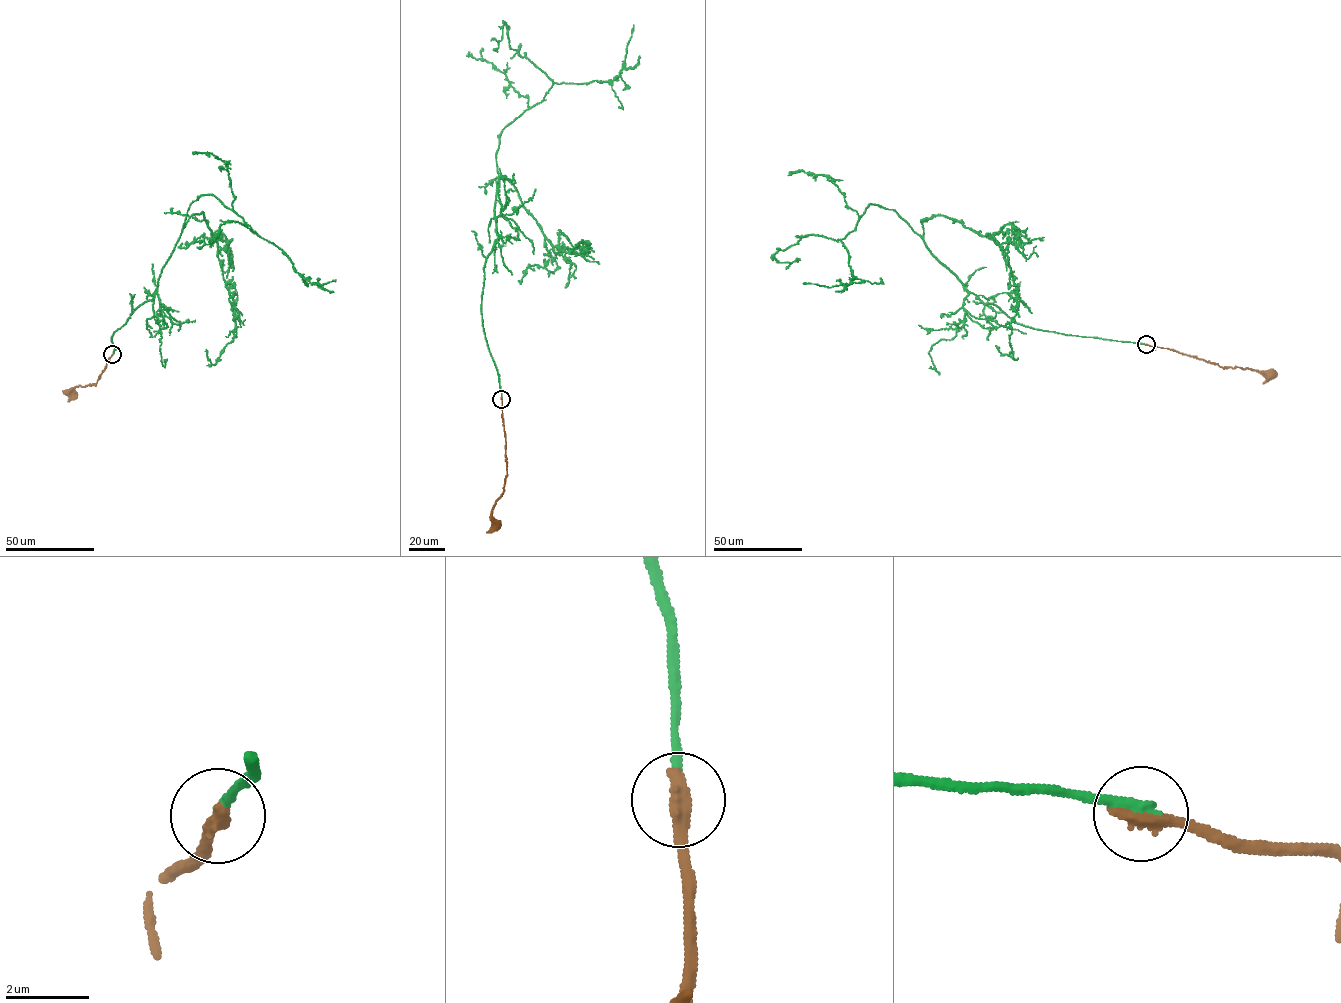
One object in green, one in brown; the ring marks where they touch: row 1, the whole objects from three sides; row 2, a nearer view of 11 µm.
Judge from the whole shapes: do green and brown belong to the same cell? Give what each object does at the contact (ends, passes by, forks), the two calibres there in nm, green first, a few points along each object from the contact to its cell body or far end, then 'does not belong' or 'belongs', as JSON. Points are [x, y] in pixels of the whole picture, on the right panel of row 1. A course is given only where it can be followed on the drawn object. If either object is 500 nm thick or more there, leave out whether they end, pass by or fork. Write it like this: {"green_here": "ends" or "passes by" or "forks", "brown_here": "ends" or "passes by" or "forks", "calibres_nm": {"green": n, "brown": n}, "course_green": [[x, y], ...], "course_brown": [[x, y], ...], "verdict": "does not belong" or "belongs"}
{"green_here": "ends", "brown_here": "ends", "calibres_nm": {"green": 240, "brown": 440}, "course_green": [[1146, 344], [1013, 321], [941, 264], [924, 220], [941, 215], [998, 242], [1017, 289], [1013, 358], [996, 345]], "course_brown": [[1146, 344], [1196, 356], [1223, 368], [1247, 368], [1270, 374]], "verdict": "does not belong"}

